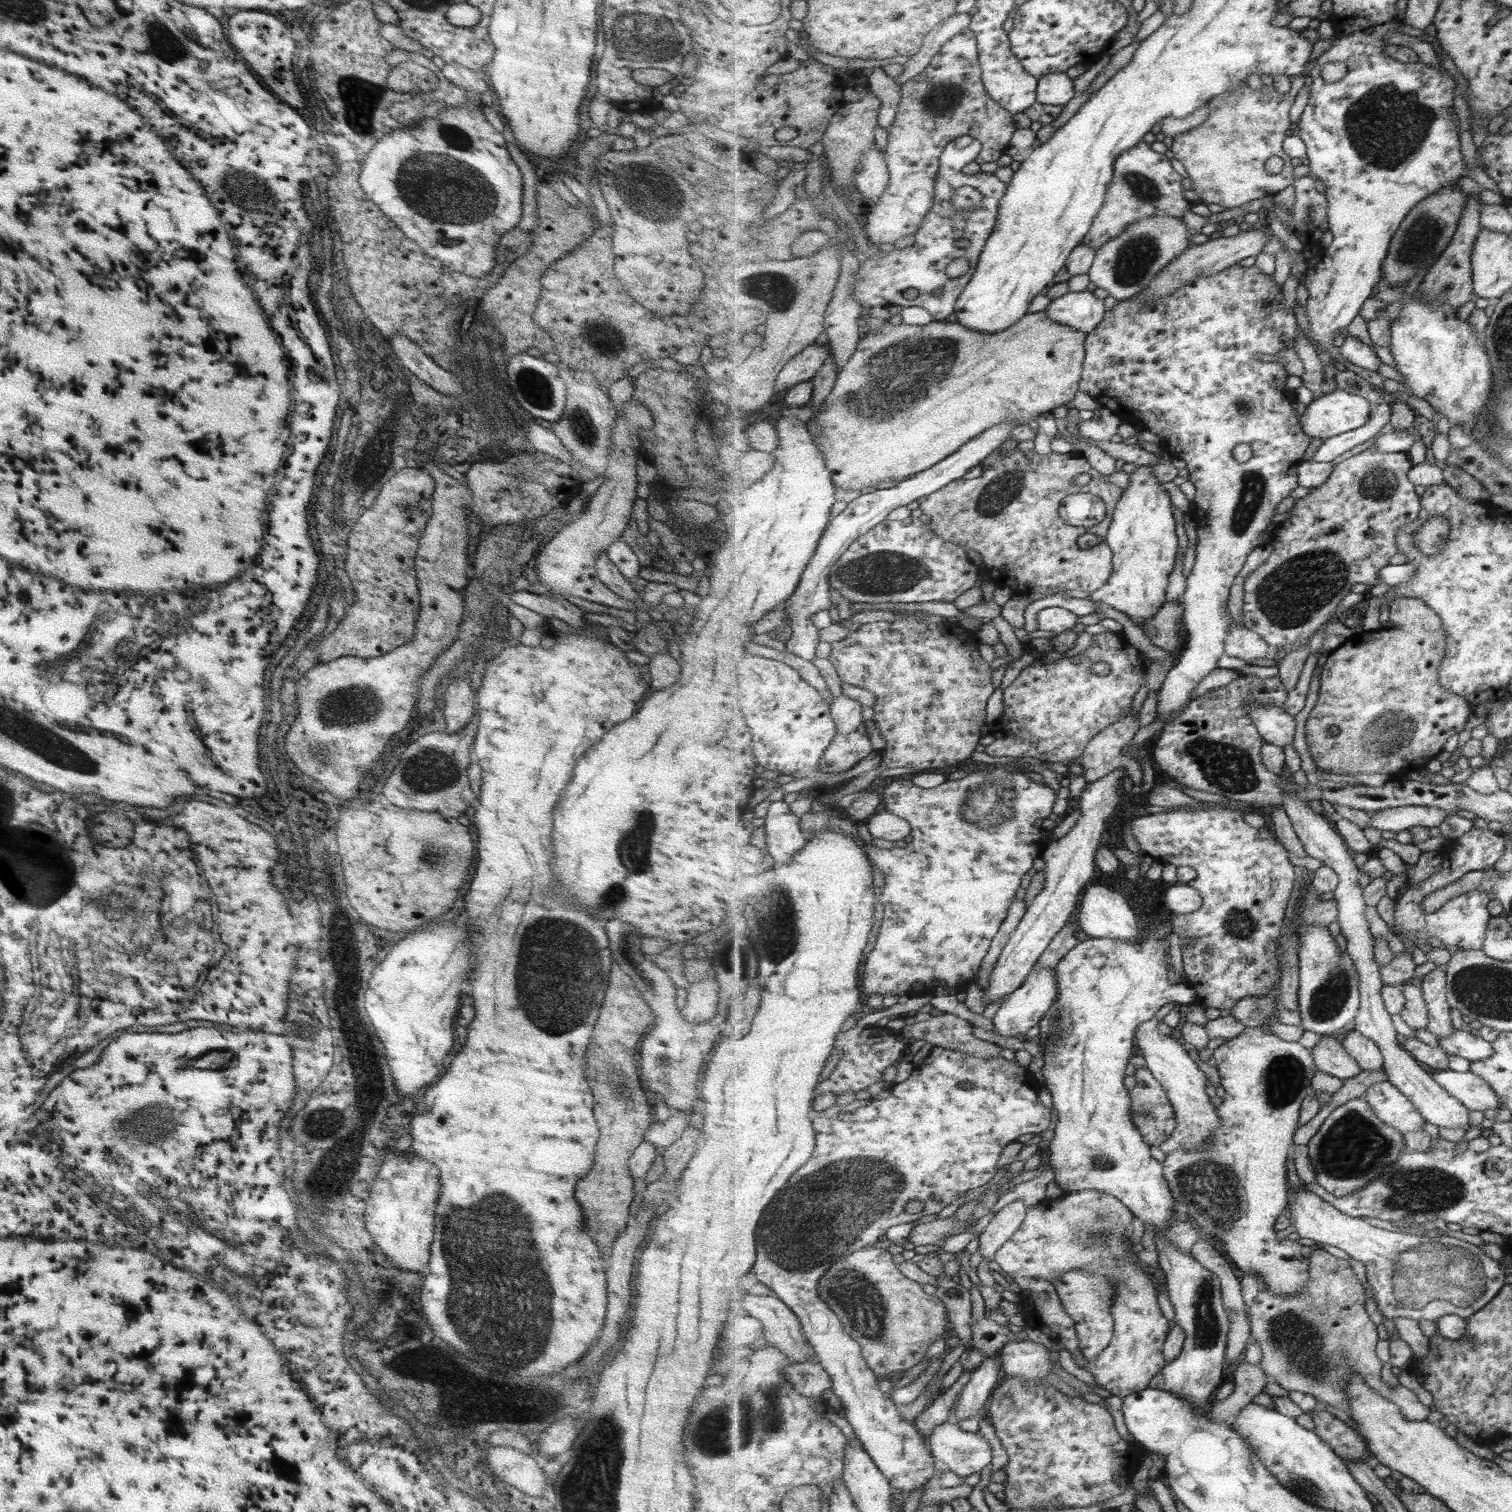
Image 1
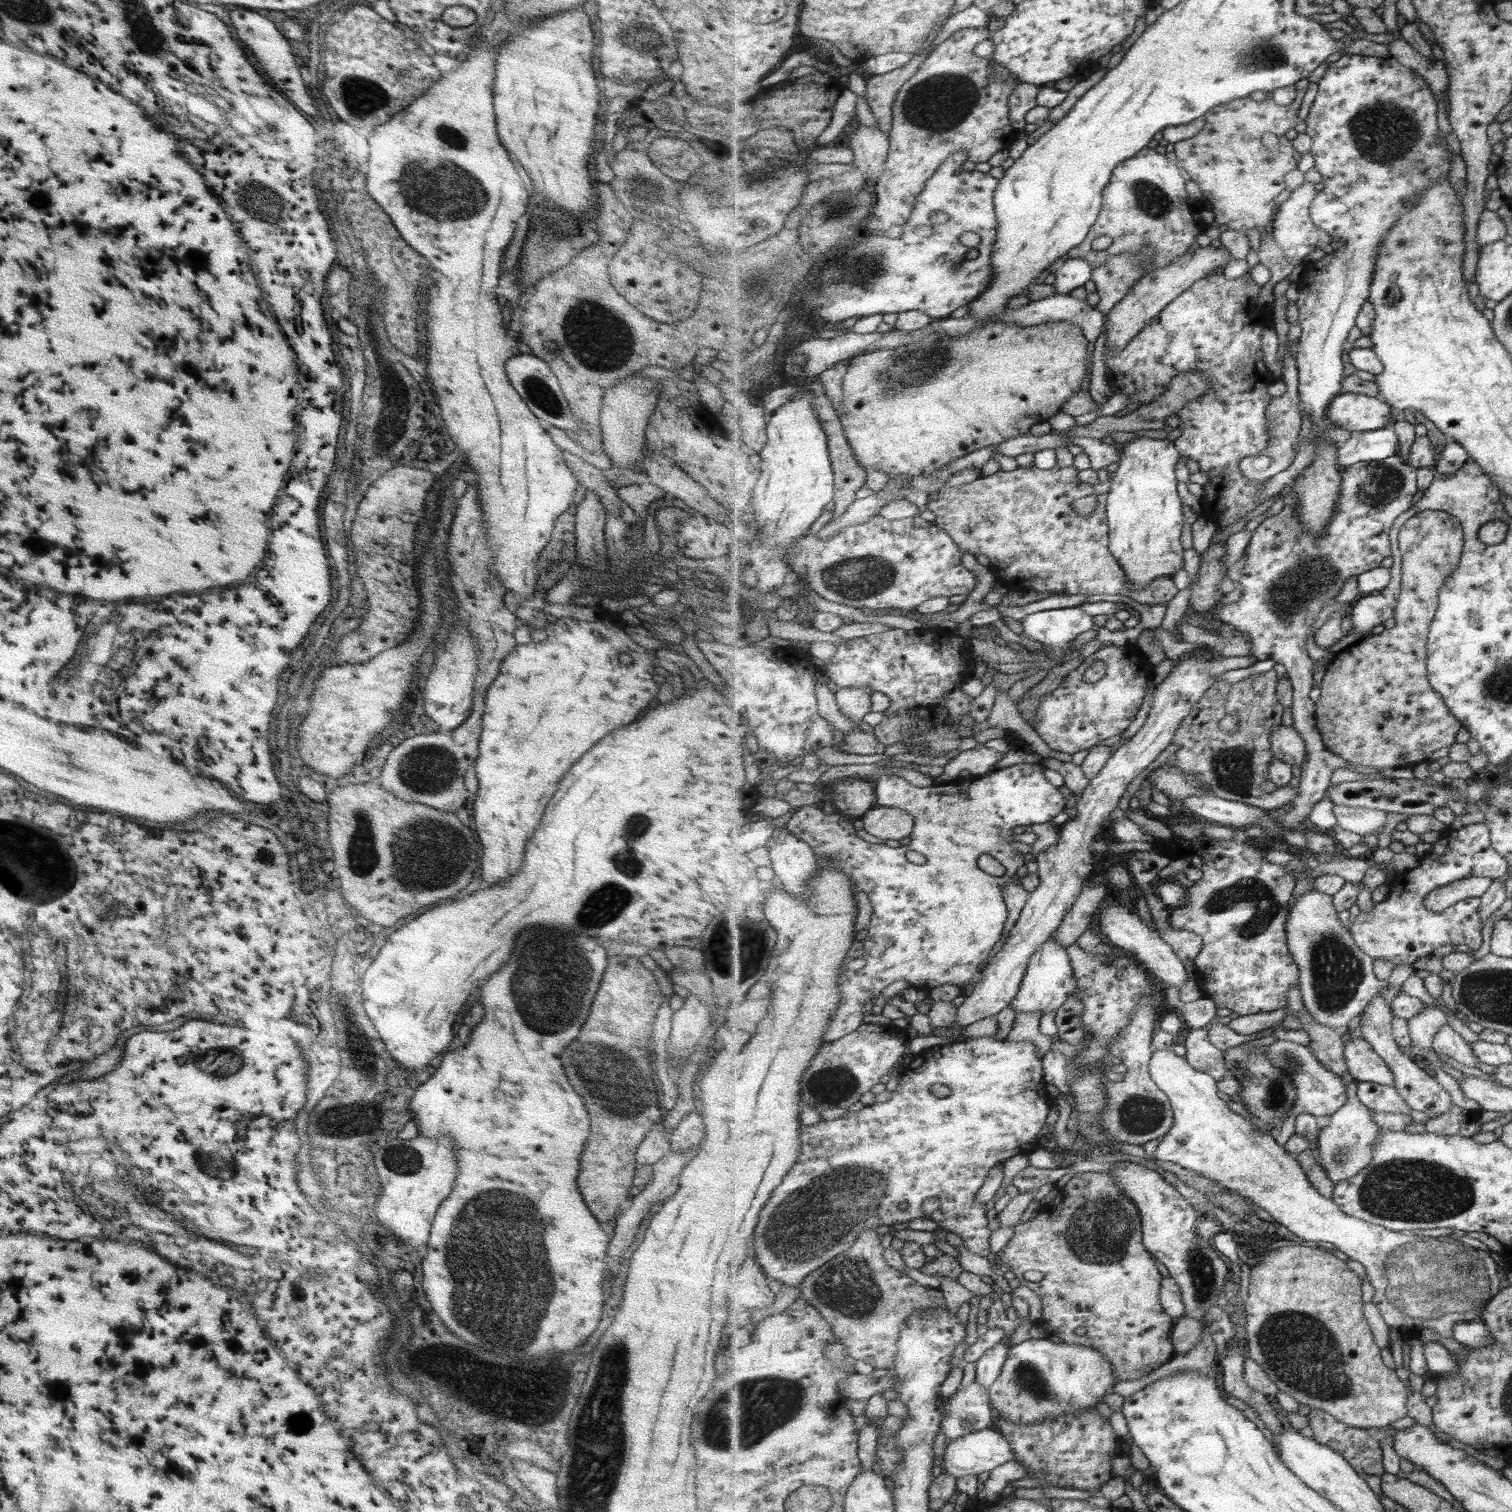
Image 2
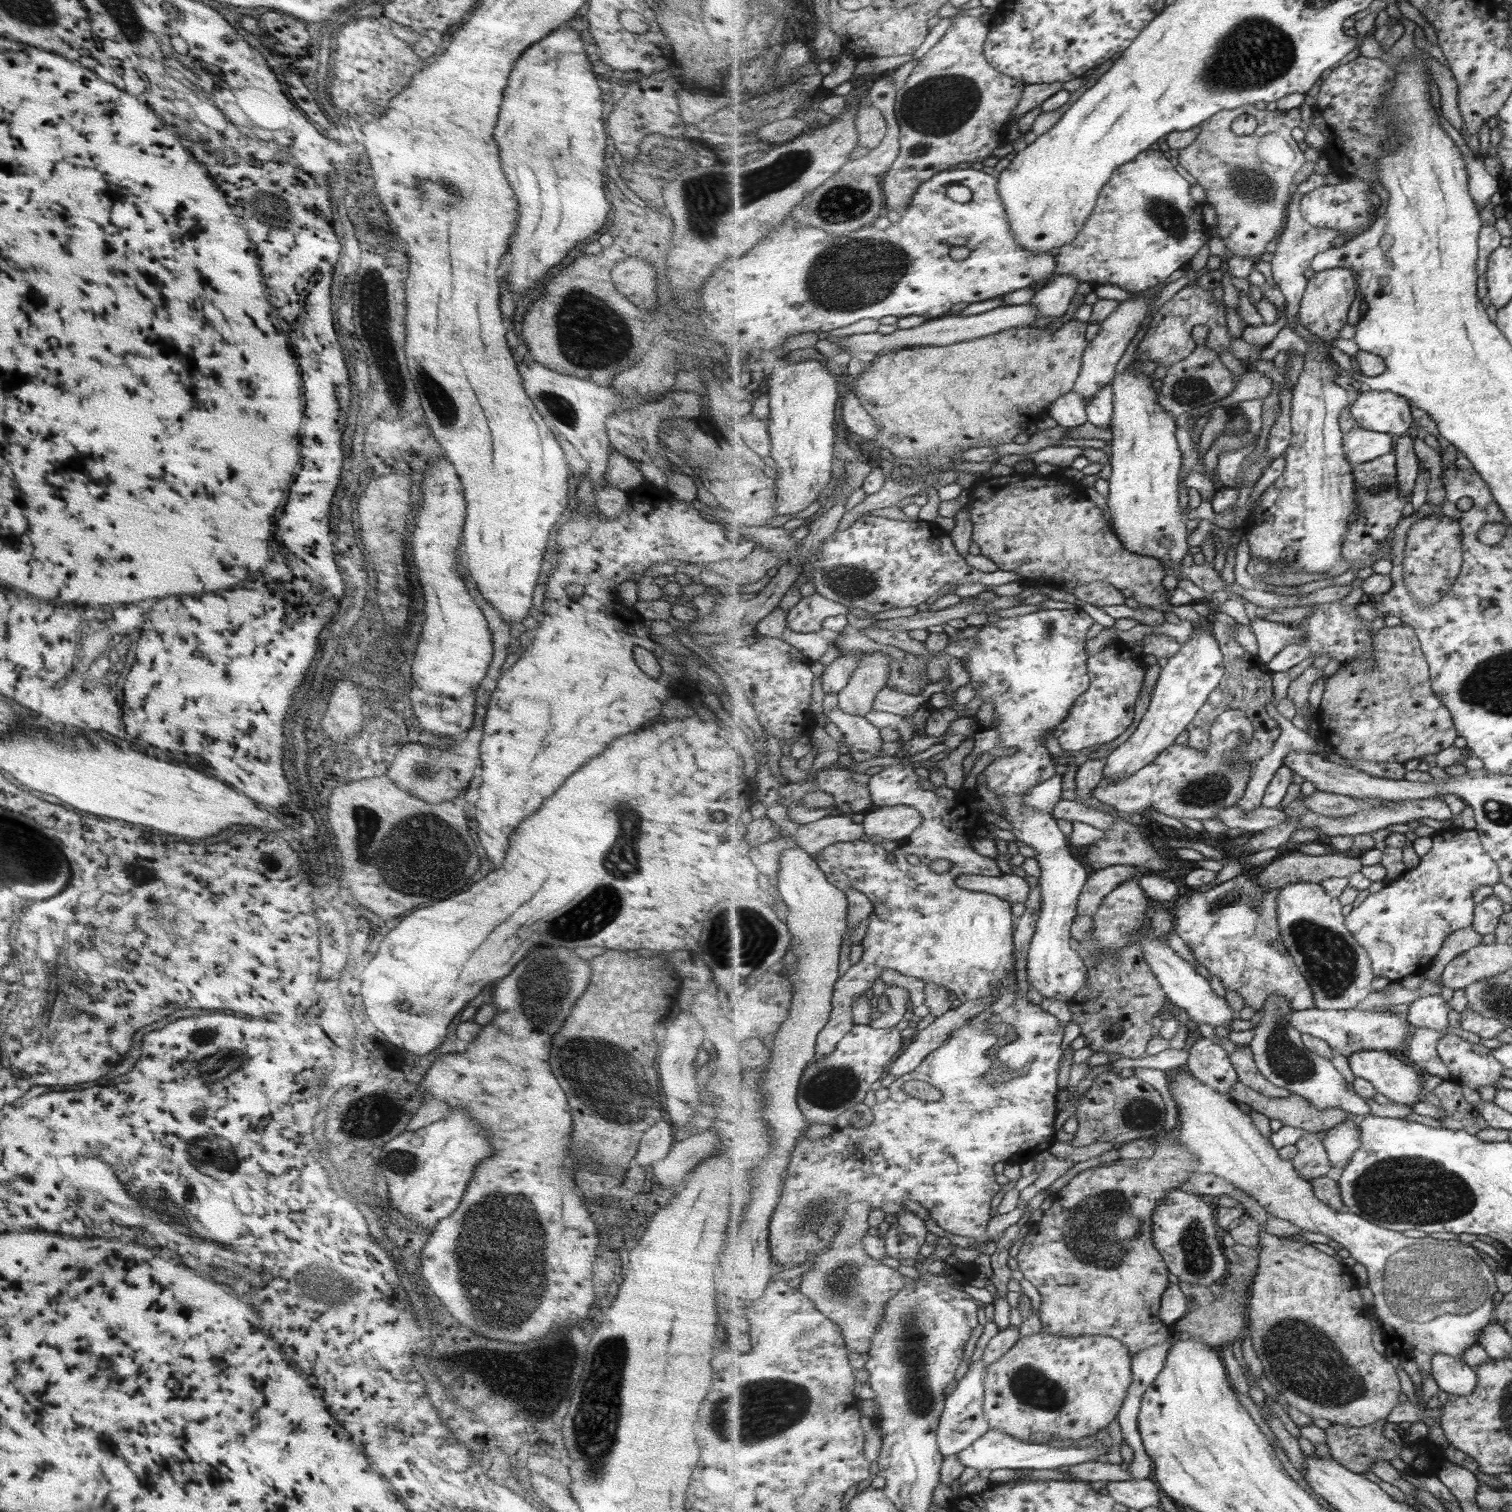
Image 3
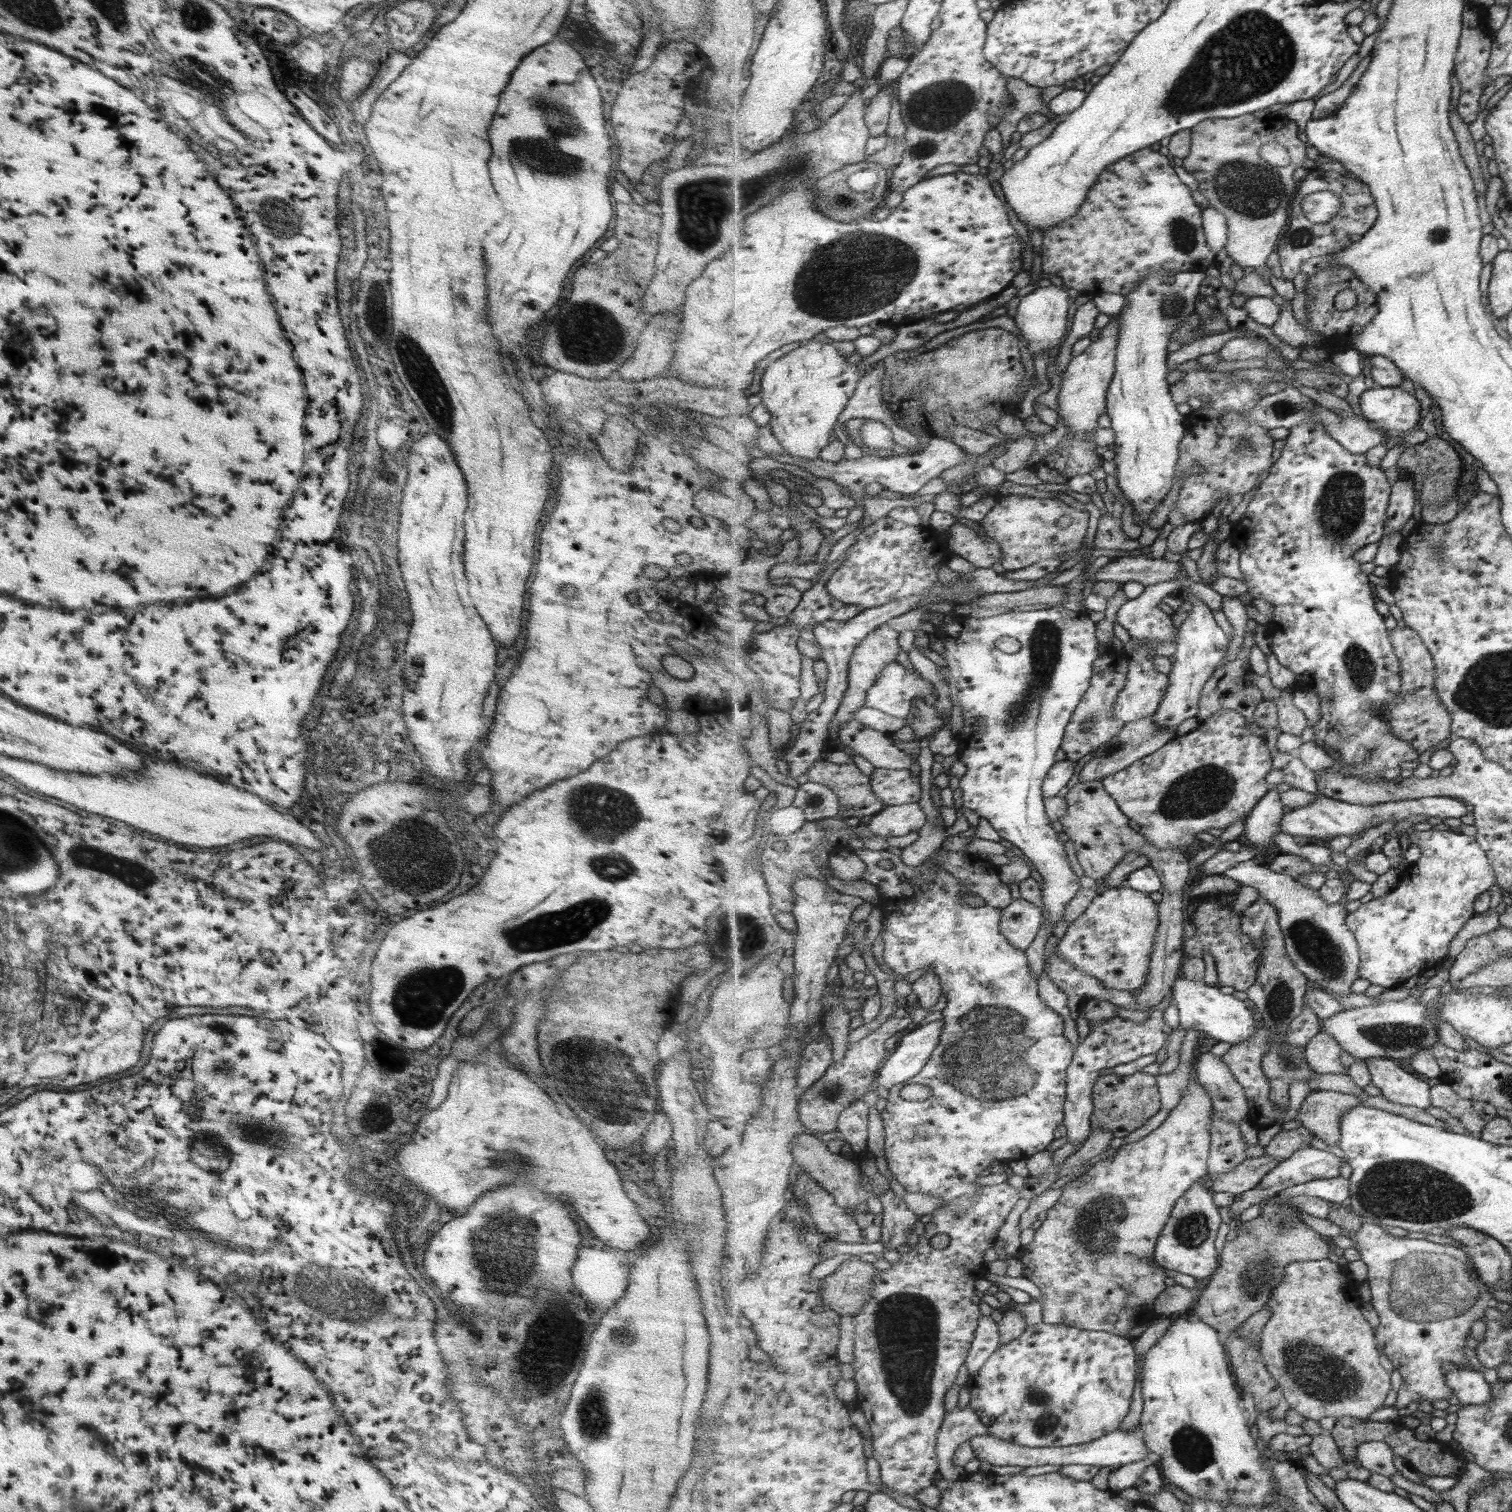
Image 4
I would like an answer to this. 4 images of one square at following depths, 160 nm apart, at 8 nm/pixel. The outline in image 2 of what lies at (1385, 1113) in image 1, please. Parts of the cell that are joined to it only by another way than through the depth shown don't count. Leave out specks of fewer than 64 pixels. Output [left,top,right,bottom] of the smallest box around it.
[1357,1082,1412,1114]

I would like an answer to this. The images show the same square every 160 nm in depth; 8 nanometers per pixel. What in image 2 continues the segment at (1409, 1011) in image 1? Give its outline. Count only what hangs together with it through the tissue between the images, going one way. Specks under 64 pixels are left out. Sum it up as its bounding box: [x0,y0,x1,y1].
[1408,1004,1447,1050]

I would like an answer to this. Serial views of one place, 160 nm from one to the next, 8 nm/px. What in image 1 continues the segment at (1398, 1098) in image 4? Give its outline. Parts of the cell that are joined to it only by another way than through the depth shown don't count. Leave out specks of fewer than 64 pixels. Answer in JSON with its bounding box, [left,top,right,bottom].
[1342,1031,1385,1072]

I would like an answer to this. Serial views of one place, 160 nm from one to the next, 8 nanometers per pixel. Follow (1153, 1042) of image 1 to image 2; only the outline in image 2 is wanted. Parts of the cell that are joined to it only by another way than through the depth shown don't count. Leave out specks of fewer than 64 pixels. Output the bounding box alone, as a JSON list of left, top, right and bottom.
[1149,1047,1502,1338]

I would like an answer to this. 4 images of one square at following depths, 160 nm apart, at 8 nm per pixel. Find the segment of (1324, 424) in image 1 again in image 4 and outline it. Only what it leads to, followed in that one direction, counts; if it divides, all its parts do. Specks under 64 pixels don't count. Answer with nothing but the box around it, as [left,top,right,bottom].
[1360,385,1421,436]

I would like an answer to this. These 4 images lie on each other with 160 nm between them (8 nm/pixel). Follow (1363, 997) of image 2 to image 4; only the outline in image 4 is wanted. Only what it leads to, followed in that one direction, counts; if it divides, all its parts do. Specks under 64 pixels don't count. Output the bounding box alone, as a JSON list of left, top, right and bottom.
[1225,859,1362,994]

